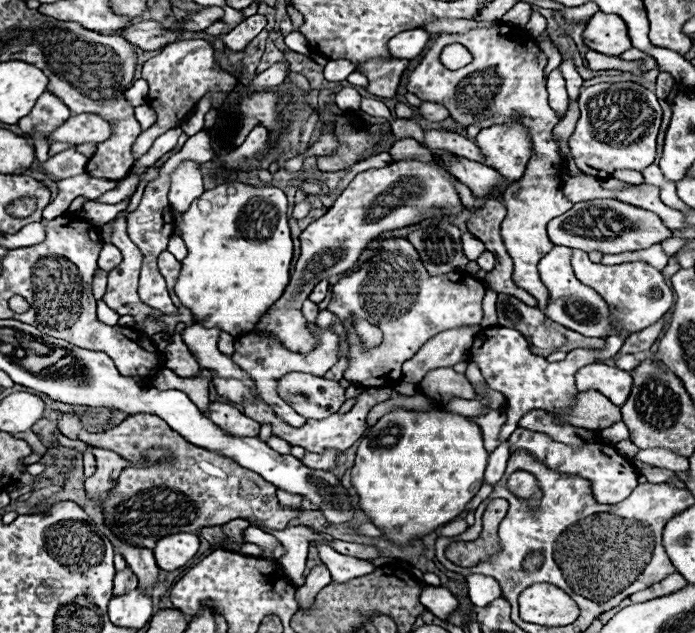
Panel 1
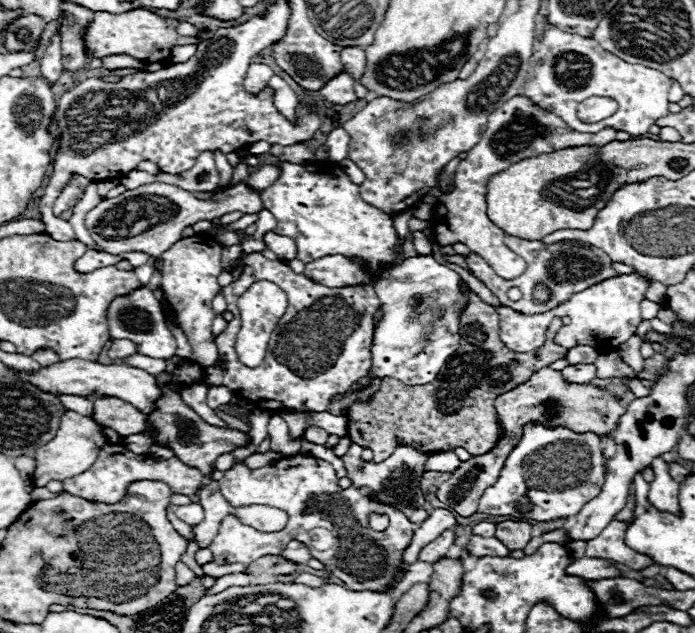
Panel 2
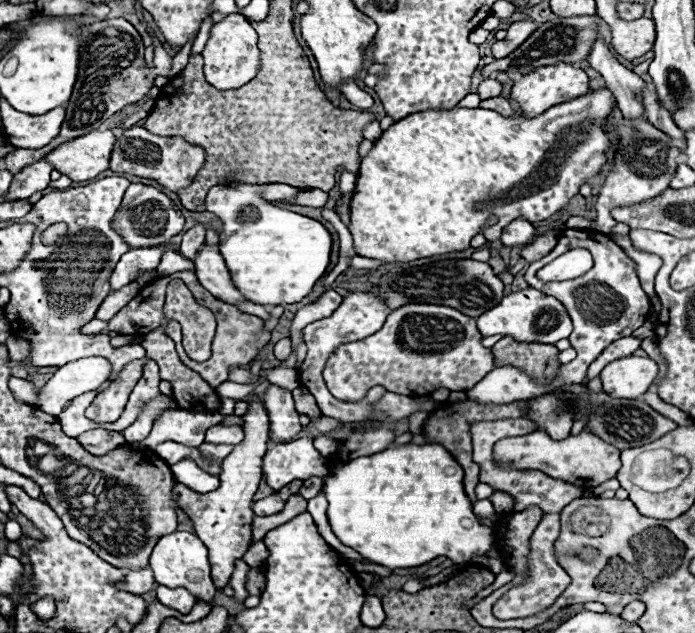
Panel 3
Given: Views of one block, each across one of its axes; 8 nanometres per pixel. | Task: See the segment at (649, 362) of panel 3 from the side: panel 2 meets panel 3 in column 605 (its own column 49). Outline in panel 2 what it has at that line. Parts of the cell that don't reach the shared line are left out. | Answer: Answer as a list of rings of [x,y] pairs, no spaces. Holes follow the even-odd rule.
[[[66,360],[52,364],[50,368],[42,368],[38,374],[26,374],[20,372],[20,376],[38,388],[52,392],[52,394],[74,394],[74,396],[116,396],[136,408],[144,414],[152,414],[156,408],[156,400],[162,396],[162,388],[158,386],[156,378],[140,368],[132,368],[126,364],[98,364],[88,360]]]

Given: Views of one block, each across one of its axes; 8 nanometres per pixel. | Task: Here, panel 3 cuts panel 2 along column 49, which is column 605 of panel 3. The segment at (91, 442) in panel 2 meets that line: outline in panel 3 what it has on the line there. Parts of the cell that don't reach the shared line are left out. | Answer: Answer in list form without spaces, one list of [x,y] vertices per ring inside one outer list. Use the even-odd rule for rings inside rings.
[[[536,430],[526,436],[506,438],[494,446],[494,458],[502,466],[518,470],[542,470],[552,478],[560,478],[582,488],[596,488],[604,484],[606,480],[614,478],[620,468],[620,450],[594,436],[590,430],[582,430],[582,434],[568,436],[560,442],[554,442],[544,430]]]

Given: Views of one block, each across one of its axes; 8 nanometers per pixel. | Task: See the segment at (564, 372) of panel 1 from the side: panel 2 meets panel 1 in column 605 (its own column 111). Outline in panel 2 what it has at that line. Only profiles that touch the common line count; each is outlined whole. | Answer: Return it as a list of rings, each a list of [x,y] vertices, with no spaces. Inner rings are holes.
[[[114,340],[108,356],[110,356],[114,362],[120,362],[120,360],[124,360],[126,356],[136,354],[136,352],[138,352],[138,348],[136,348],[136,344],[134,344],[132,340]]]

